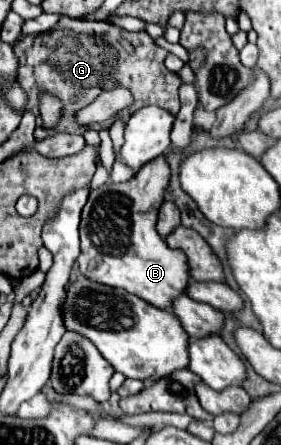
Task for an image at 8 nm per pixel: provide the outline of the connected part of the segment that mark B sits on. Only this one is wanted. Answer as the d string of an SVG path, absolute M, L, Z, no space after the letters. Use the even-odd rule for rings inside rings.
M164 157L152 159L126 183L104 183L98 189L90 191L88 203L84 205L84 219L82 219L82 253L78 257L80 273L92 281L104 283L108 287L124 289L154 307L168 309L172 299L180 295L188 283L186 271L186 255L178 249L170 249L166 241L156 233L156 213L158 203L164 199L164 191L168 185L170 167Z

